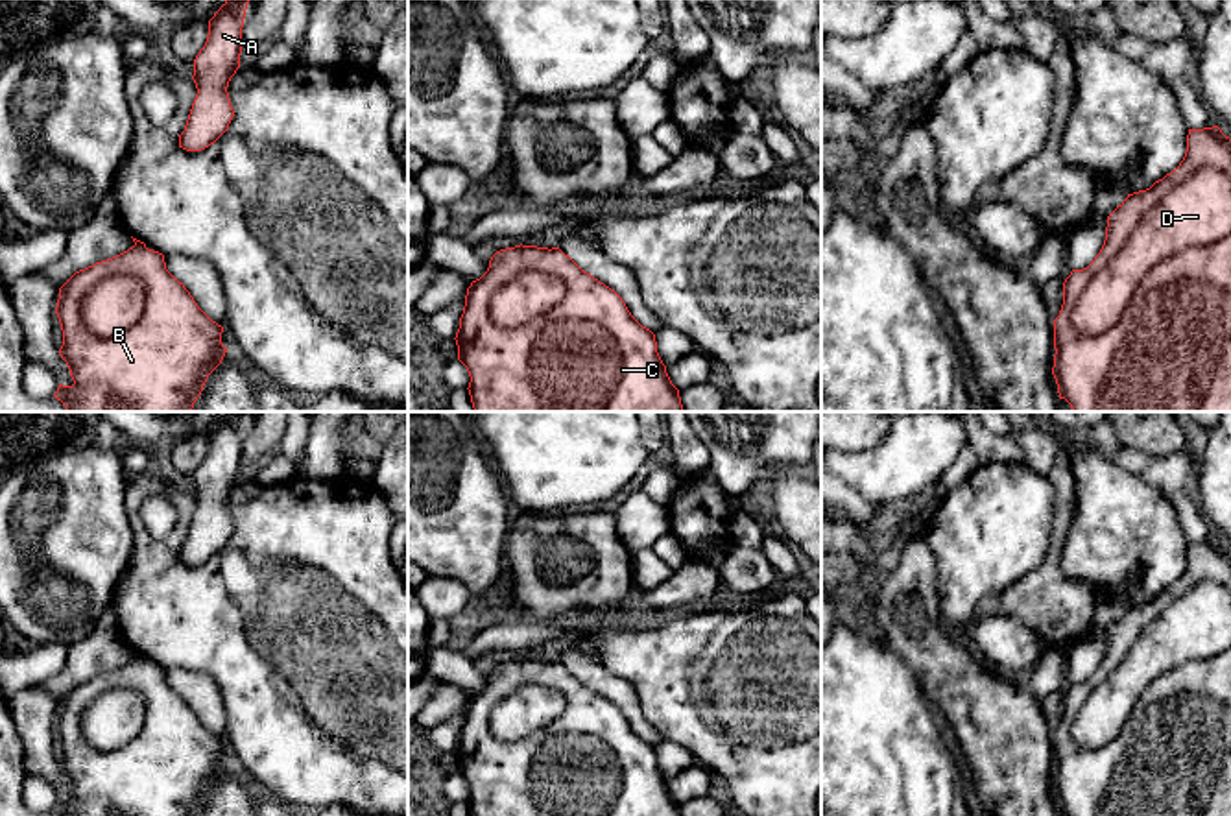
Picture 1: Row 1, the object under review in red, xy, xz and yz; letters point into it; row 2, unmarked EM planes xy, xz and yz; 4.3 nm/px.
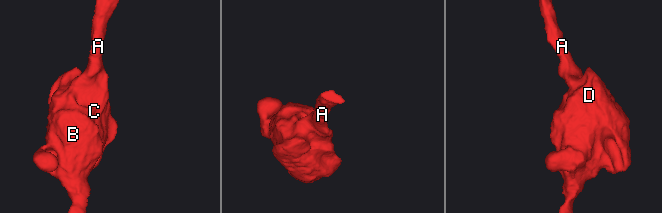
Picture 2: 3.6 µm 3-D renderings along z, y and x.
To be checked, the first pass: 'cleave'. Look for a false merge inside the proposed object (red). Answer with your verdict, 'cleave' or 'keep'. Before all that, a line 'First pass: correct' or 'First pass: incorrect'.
First pass: correct
cleave

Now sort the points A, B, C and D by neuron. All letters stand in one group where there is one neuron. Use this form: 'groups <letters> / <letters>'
groups A B C / D

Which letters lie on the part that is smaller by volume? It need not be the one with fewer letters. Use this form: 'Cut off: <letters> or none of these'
Cut off: D

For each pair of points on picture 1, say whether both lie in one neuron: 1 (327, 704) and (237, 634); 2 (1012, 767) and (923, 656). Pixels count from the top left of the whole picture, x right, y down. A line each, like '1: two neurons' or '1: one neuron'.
1: one neuron
2: one neuron

